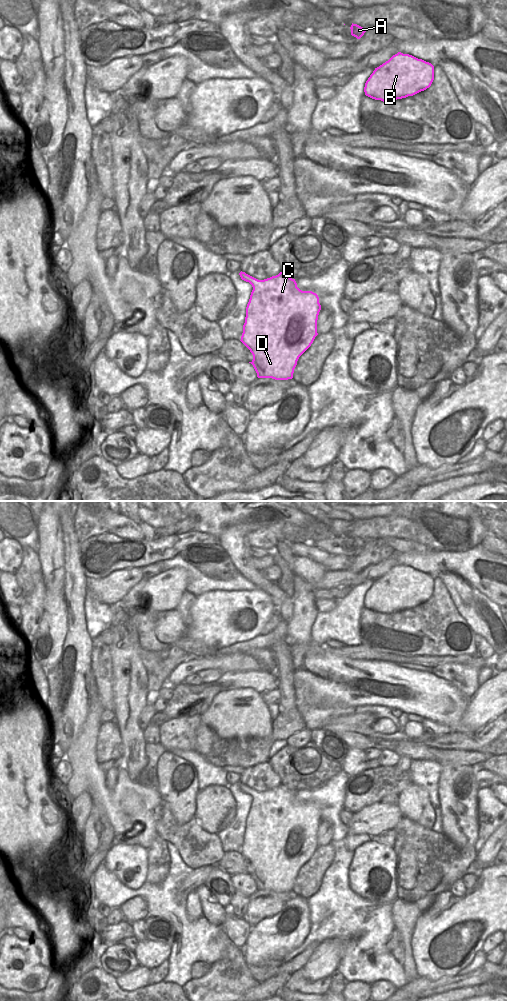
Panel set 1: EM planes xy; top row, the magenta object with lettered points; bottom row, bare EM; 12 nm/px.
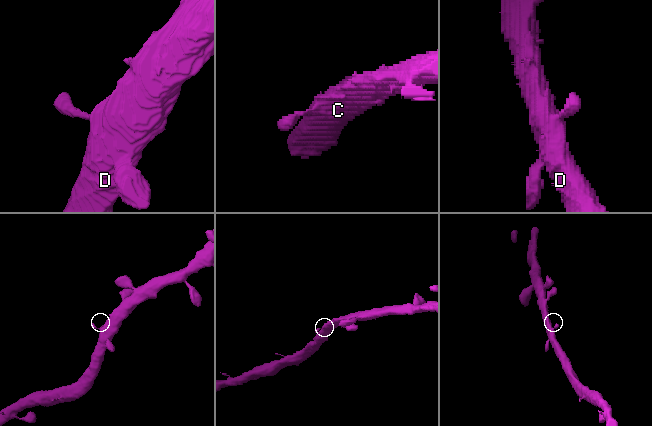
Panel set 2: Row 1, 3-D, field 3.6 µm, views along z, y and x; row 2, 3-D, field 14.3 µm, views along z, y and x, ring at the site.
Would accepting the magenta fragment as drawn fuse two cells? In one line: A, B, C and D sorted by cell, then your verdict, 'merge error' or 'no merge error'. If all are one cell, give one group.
groups A B C D; no merge error

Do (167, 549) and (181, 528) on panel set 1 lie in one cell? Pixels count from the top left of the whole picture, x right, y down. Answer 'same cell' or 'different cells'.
different cells

